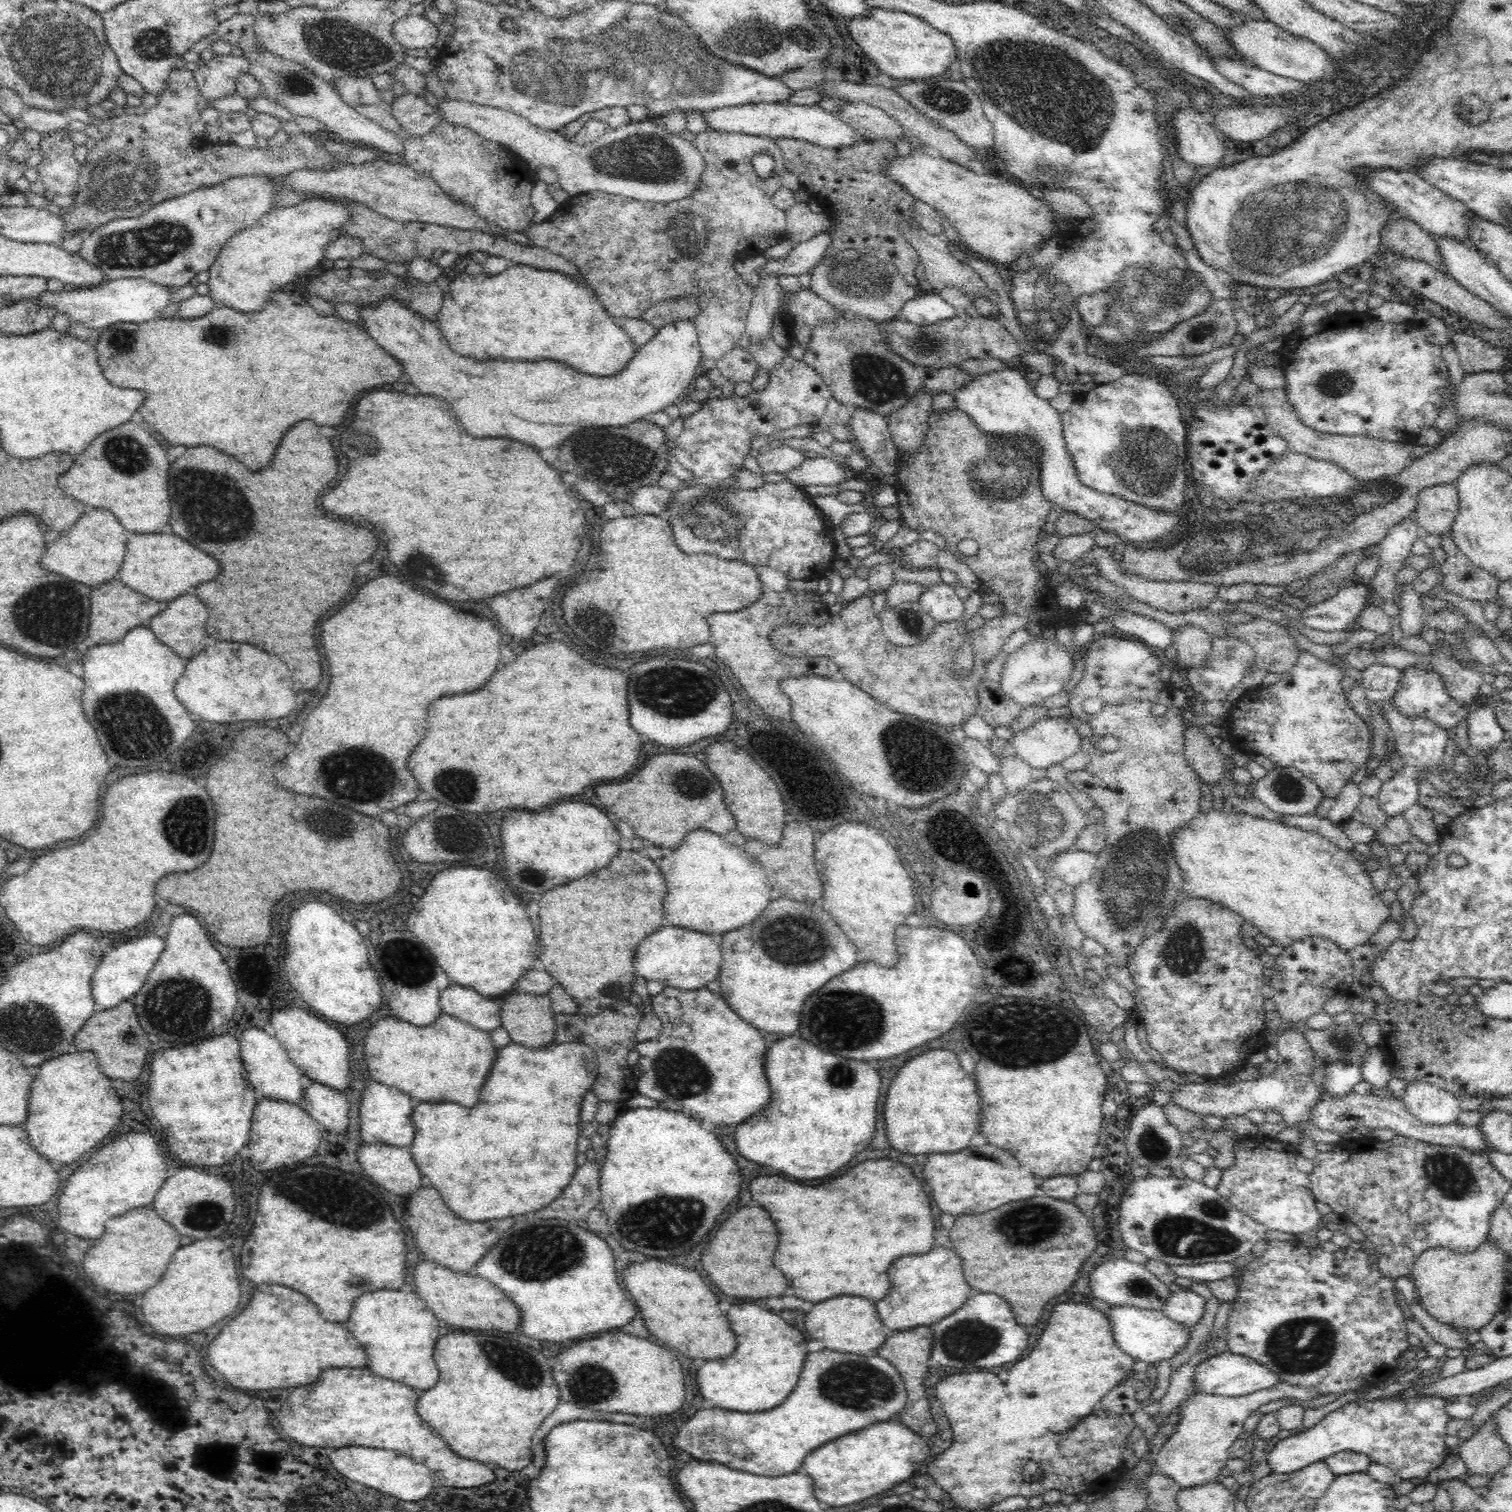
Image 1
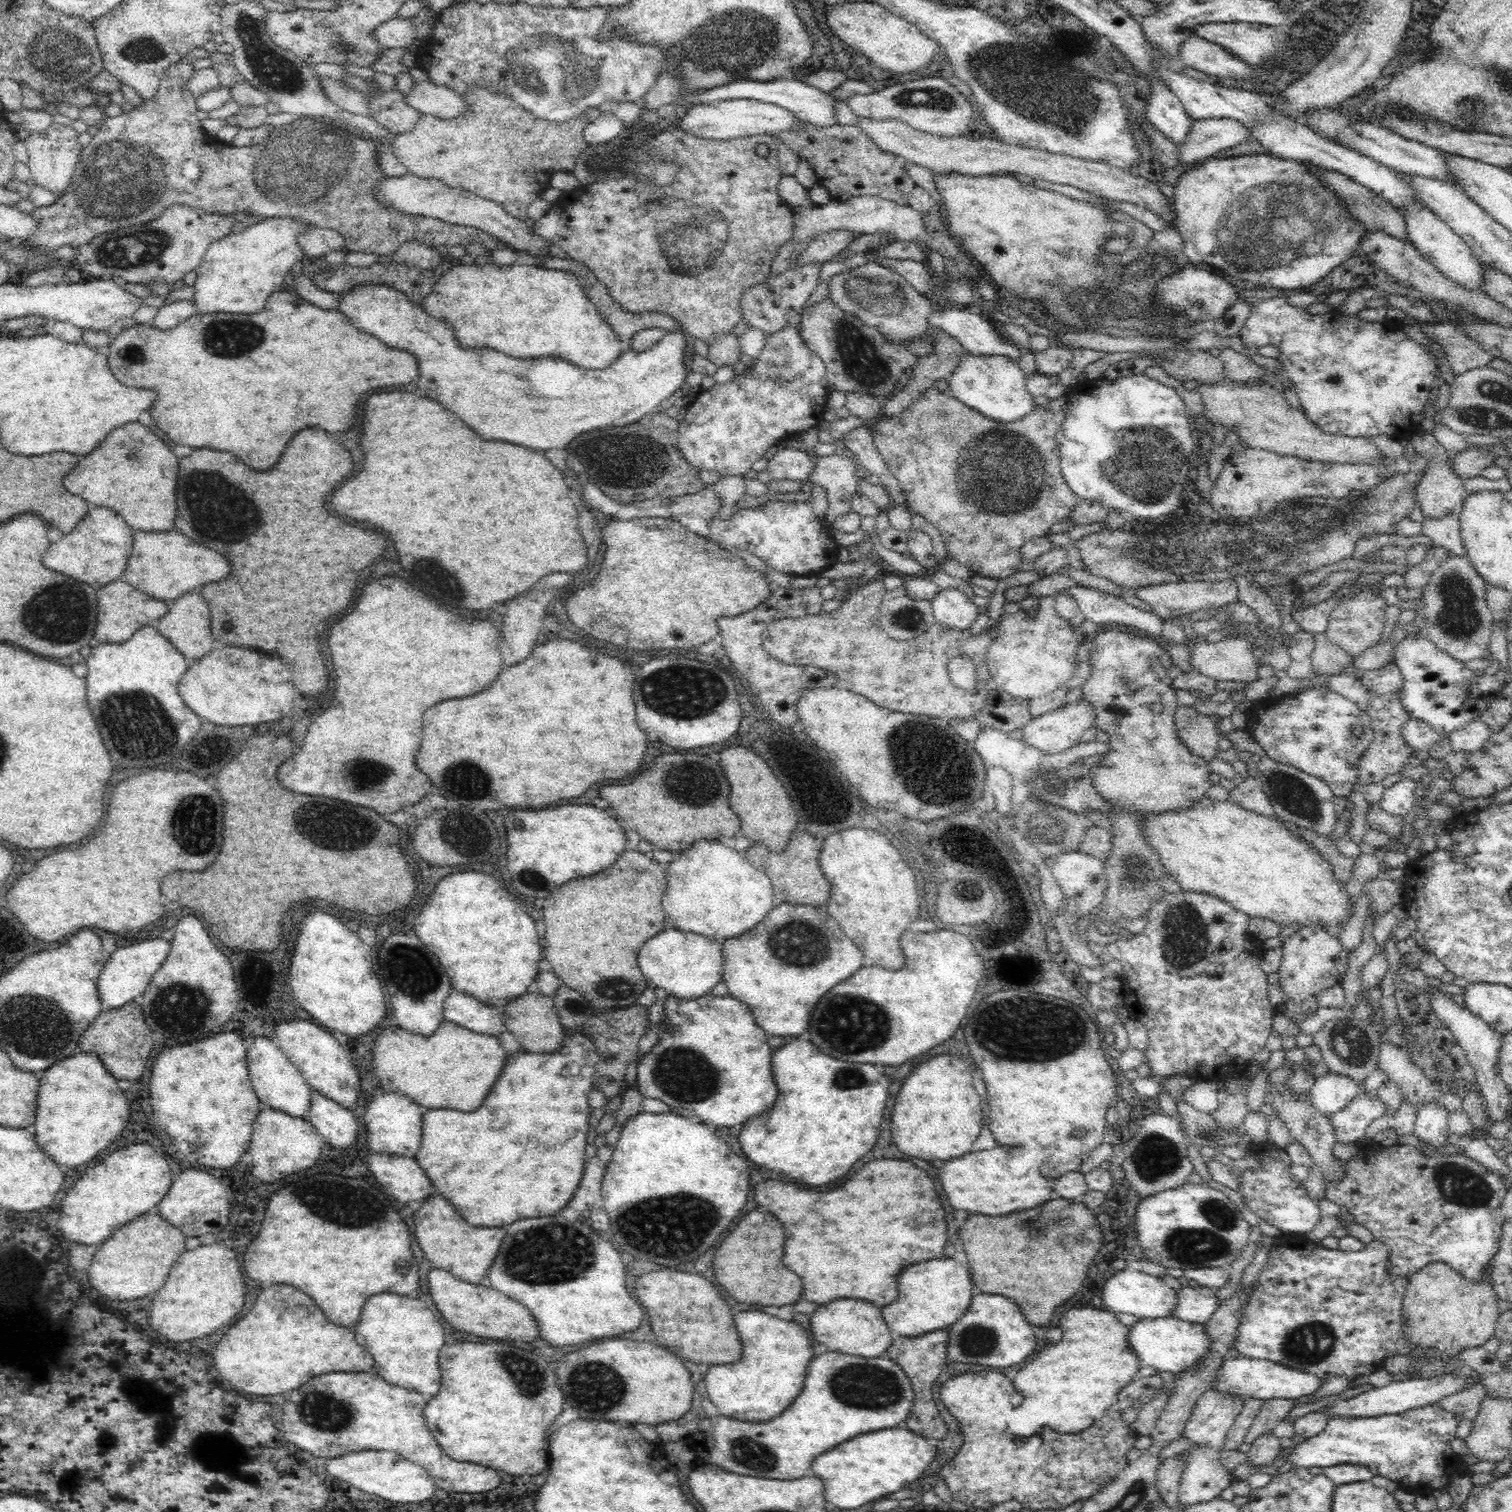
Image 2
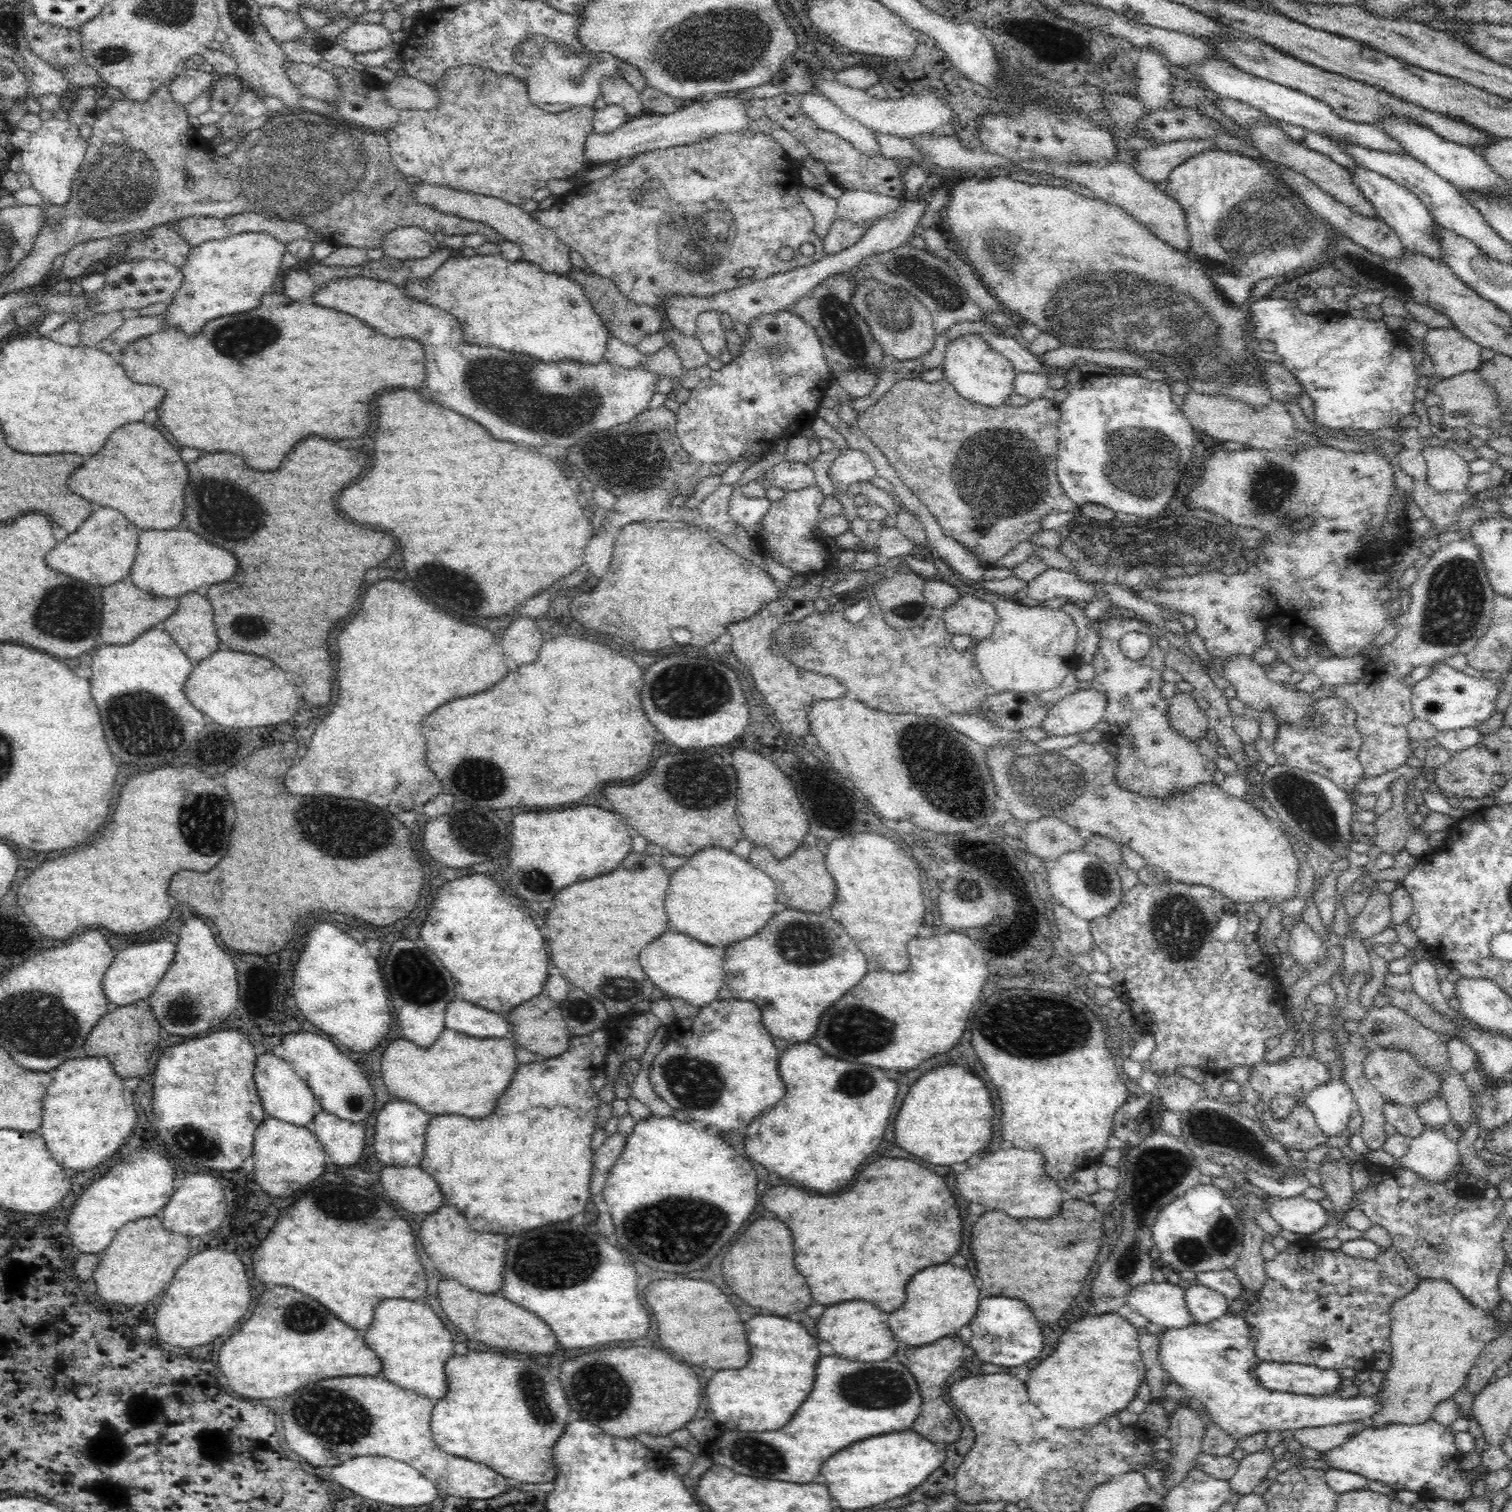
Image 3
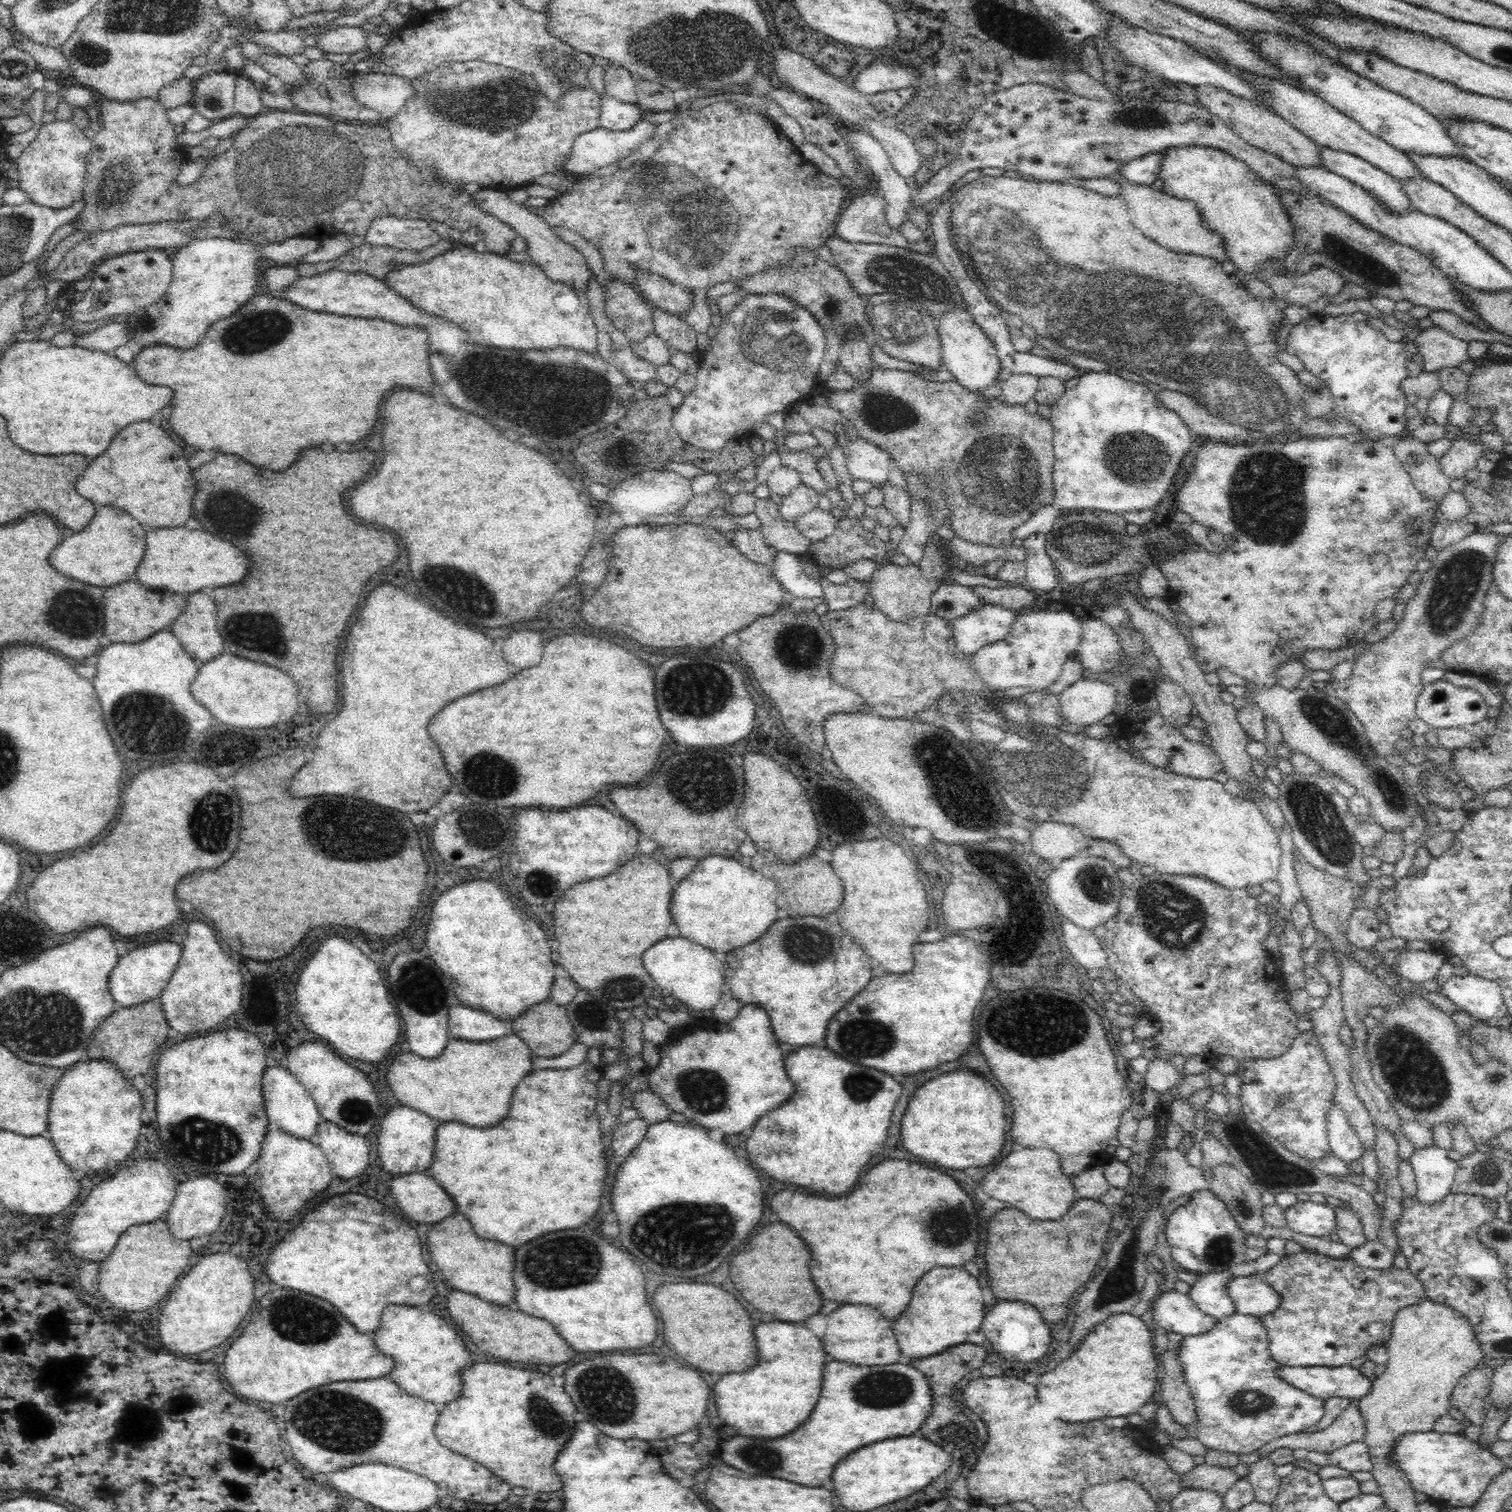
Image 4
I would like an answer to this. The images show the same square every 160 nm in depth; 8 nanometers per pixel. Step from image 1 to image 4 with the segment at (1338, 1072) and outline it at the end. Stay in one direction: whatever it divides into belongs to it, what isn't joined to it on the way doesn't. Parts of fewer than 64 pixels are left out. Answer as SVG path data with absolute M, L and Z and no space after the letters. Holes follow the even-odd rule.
M1332 1098L1332 1104L1326 1108L1326 1134L1329 1148L1340 1160L1359 1160L1362 1156L1362 1142L1352 1130L1345 1112L1337 1107Z

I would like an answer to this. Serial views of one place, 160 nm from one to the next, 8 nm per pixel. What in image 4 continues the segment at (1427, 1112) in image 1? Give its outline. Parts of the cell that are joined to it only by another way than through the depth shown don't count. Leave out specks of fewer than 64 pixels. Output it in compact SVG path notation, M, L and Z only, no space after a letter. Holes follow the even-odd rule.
M1435 1144L1424 1146L1424 1148L1414 1148L1408 1161L1417 1184L1416 1197L1422 1204L1434 1204L1436 1200L1442 1200L1443 1196L1451 1191L1457 1173L1457 1162L1448 1157L1446 1149Z

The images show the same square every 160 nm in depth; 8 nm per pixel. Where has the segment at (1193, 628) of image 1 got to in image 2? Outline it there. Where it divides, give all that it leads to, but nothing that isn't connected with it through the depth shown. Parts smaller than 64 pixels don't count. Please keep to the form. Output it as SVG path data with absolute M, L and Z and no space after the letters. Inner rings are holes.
M1191 635L1186 647L1190 651L1188 663L1204 676L1248 683L1258 678L1253 647L1239 636L1211 642Z

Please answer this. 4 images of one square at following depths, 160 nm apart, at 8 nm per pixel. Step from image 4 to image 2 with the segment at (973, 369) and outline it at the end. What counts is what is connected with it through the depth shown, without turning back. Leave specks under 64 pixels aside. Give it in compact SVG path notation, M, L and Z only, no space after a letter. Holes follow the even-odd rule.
M966 354L960 362L960 368L956 368L948 376L950 393L962 404L981 412L988 420L994 420L999 424L1012 424L1022 420L1028 414L1040 407L1034 402L1034 396L1027 389L1027 375L1019 368L1016 361L1012 361L1003 355L970 355Z

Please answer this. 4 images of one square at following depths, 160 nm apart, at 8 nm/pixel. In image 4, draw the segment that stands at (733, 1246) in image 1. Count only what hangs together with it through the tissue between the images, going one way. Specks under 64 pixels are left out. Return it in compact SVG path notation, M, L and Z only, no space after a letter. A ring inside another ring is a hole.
M776 1222L758 1230L758 1234L750 1238L738 1254L734 1254L730 1276L736 1290L740 1290L740 1294L760 1312L774 1314L784 1322L802 1322L822 1308L822 1298L808 1272L808 1258L810 1252L804 1240L800 1240L800 1236L786 1224ZM786 1298L790 1298L790 1308L786 1308Z

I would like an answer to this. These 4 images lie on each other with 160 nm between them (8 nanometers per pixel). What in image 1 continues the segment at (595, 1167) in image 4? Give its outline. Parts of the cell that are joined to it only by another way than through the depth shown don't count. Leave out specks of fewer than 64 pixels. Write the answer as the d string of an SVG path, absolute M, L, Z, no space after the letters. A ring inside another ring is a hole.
M512 1042L504 1048L498 1050L496 1060L492 1064L492 1070L484 1082L484 1088L480 1092L480 1102L472 1108L464 1106L454 1106L452 1102L424 1102L421 1101L416 1107L412 1108L412 1124L414 1125L414 1138L409 1145L414 1162L424 1176L430 1178L432 1186L442 1194L444 1202L448 1208L452 1208L460 1218L464 1220L492 1220L492 1218L508 1218L508 1216L520 1216L528 1214L534 1210L540 1210L542 1206L550 1204L560 1192L571 1182L574 1172L576 1172L576 1140L578 1140L578 1116L580 1116L580 1102L586 1092L590 1091L593 1081L597 1076L598 1059L594 1049L586 1043L567 1042L558 1044L552 1042L540 1048L530 1048L523 1044Z

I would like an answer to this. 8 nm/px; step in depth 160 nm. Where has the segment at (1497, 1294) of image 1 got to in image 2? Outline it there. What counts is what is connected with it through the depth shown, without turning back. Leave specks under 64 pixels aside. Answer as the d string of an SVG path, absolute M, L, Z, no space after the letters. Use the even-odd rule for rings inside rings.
M1442 1261L1429 1263L1418 1273L1410 1275L1409 1284L1404 1296L1404 1316L1408 1316L1408 1322L1403 1325L1406 1340L1413 1344L1413 1351L1410 1355L1411 1360L1423 1356L1424 1348L1434 1348L1434 1356L1427 1358L1428 1364L1422 1366L1418 1371L1414 1371L1414 1377L1433 1378L1442 1374L1452 1373L1454 1364L1448 1364L1450 1358L1459 1358L1460 1348L1470 1348L1470 1346L1481 1346L1490 1340L1494 1334L1496 1324L1499 1320L1499 1305L1496 1292L1492 1287L1492 1278L1489 1274L1490 1264L1483 1269L1483 1276L1478 1281L1470 1281L1468 1277L1458 1273L1450 1265Z

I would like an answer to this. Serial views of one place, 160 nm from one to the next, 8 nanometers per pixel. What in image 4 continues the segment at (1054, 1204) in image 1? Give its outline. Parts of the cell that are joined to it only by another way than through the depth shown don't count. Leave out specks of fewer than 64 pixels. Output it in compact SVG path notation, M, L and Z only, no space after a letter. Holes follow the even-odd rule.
M1078 1199L1072 1202L1072 1206L1060 1220L1032 1220L1018 1212L1016 1208L1004 1208L996 1212L986 1230L988 1230L988 1240L986 1240L986 1268L988 1268L988 1284L994 1292L996 1298L1000 1300L1022 1300L1034 1304L1042 1318L1046 1322L1058 1322L1064 1320L1068 1314L1070 1298L1074 1292L1084 1286L1094 1268L1098 1266L1102 1254L1104 1254L1104 1243L1107 1239L1108 1230L1110 1230L1110 1219L1112 1218L1111 1208L1103 1202L1094 1199Z

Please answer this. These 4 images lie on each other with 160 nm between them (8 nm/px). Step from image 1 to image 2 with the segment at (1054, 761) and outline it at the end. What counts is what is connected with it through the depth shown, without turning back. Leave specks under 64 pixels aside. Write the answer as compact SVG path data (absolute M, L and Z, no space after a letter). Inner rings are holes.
M1079 701L1073 704L1068 704L1065 707L1045 712L1036 718L1031 718L1026 726L1021 728L1022 743L1034 747L1042 754L1055 754L1072 748L1080 742L1080 738L1084 731L1094 722L1094 711L1092 711L1092 703L1088 701Z

